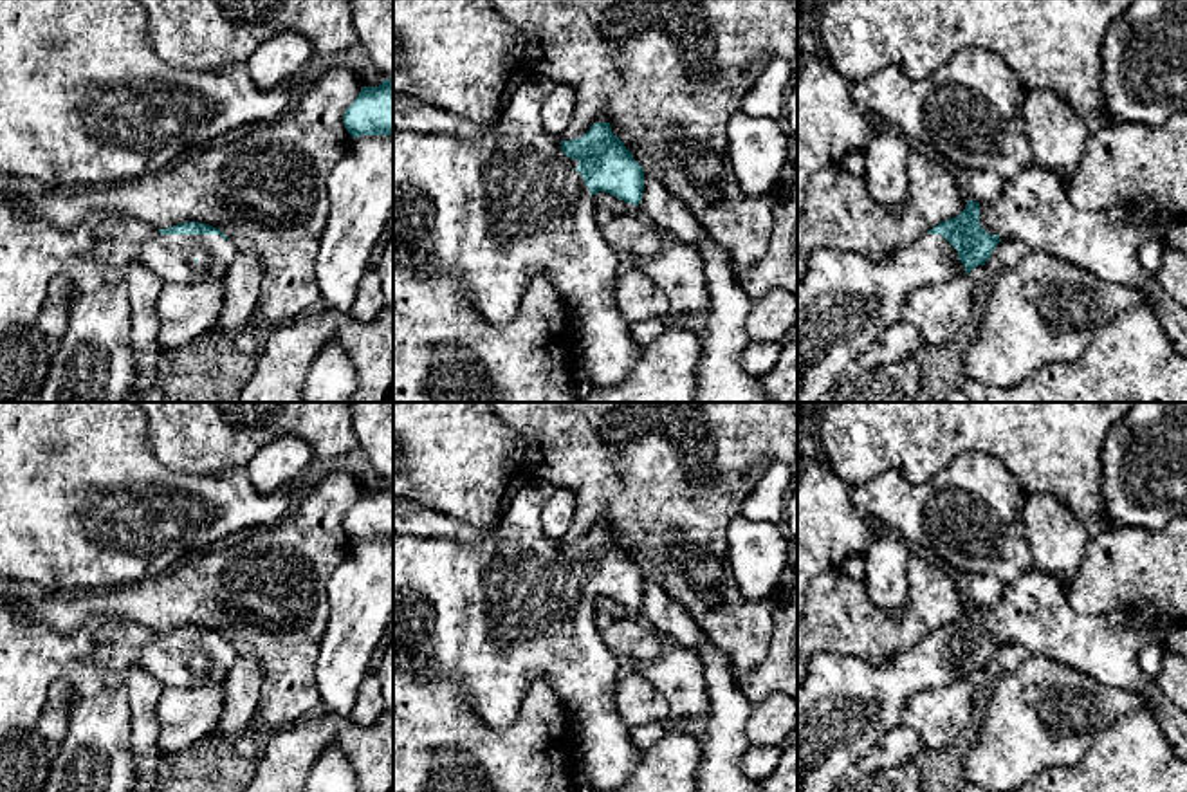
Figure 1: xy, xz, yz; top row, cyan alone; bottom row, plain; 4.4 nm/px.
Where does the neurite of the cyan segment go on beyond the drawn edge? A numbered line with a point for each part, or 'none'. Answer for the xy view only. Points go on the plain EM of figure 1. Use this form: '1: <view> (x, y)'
1: xy (94, 756)

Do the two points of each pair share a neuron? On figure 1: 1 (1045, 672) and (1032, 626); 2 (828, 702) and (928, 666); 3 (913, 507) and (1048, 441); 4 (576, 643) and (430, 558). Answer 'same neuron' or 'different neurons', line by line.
1: different neurons
2: same neuron
3: different neurons
4: same neuron

